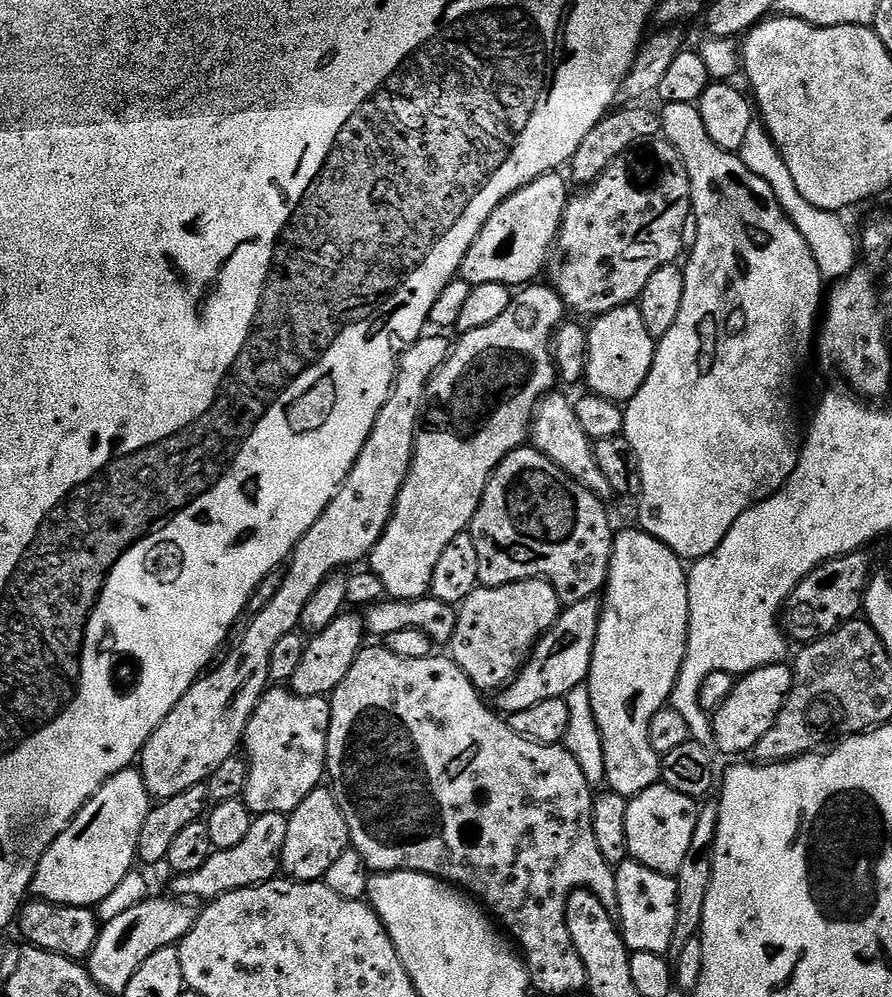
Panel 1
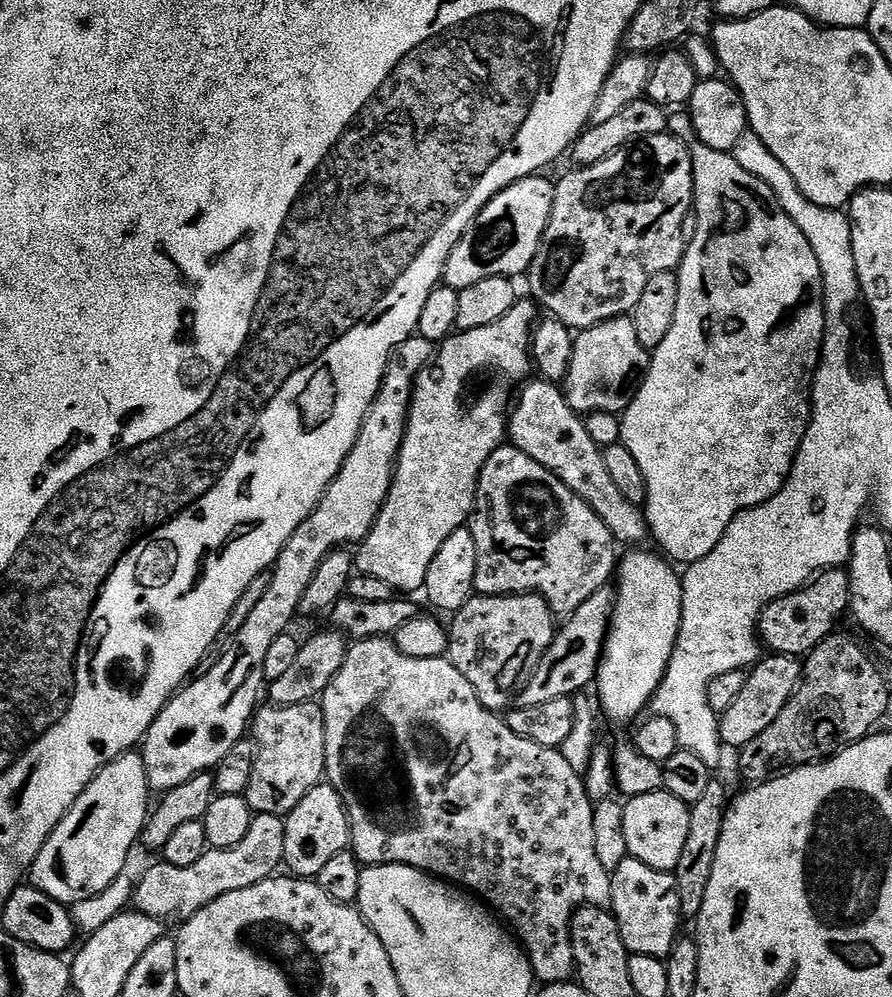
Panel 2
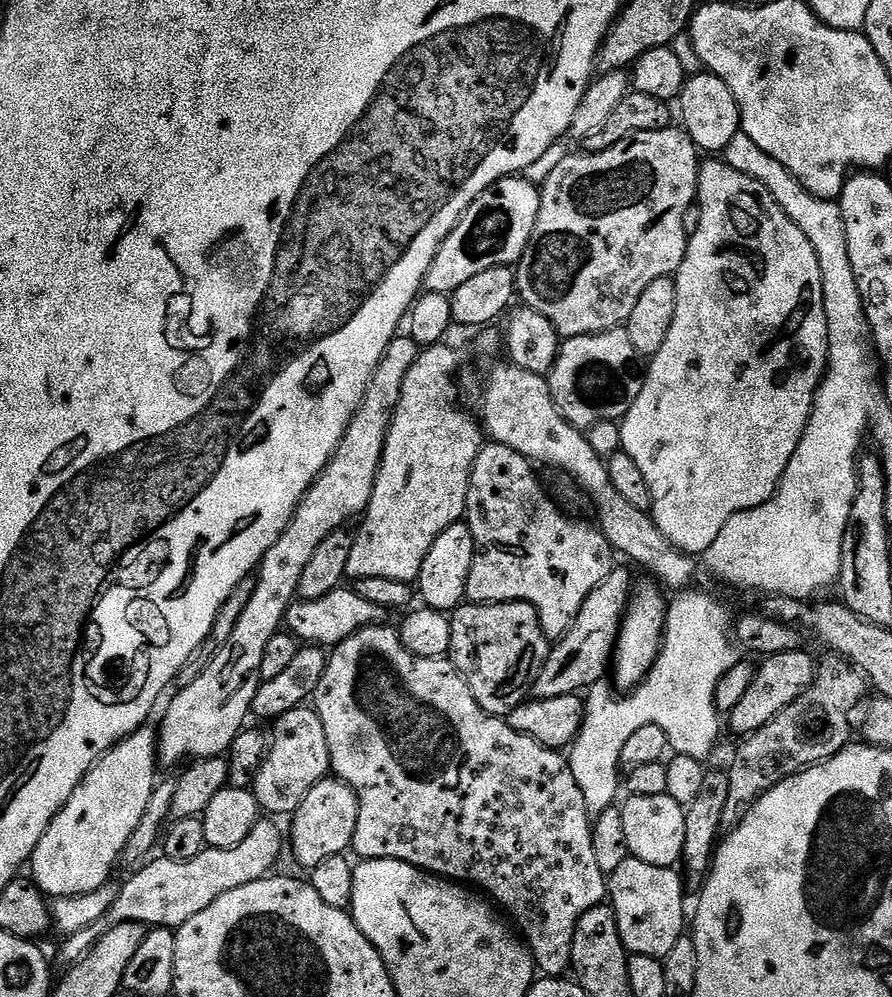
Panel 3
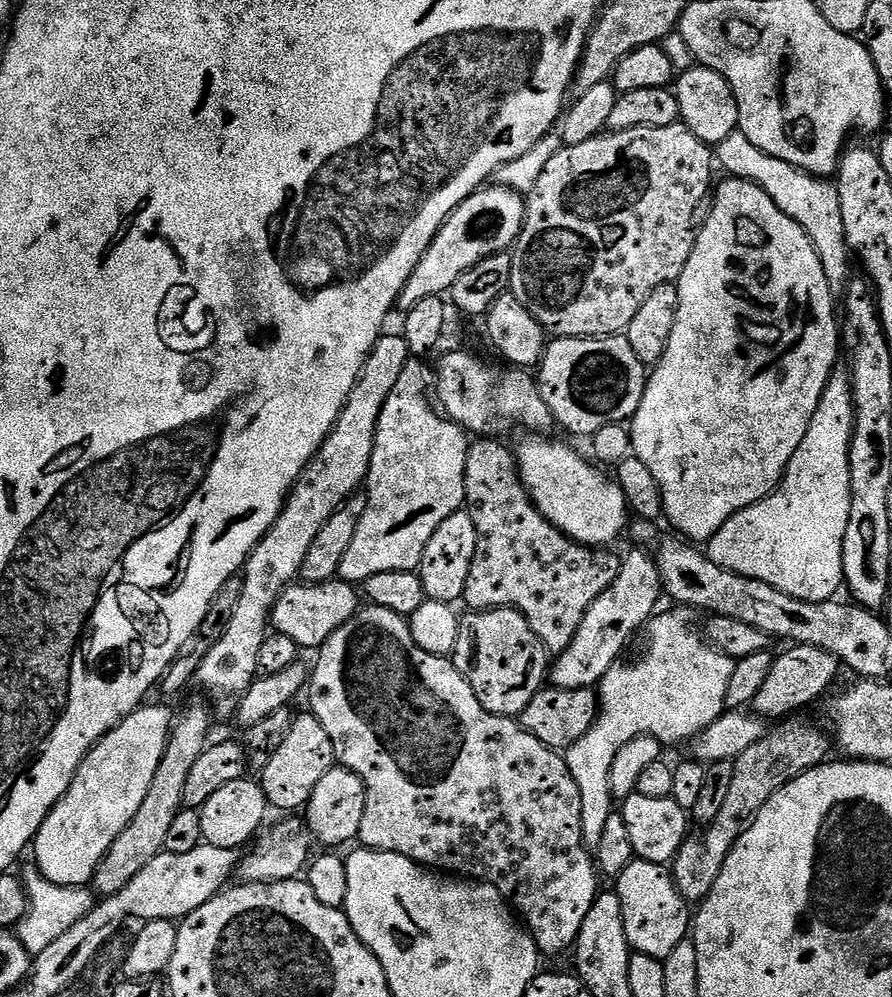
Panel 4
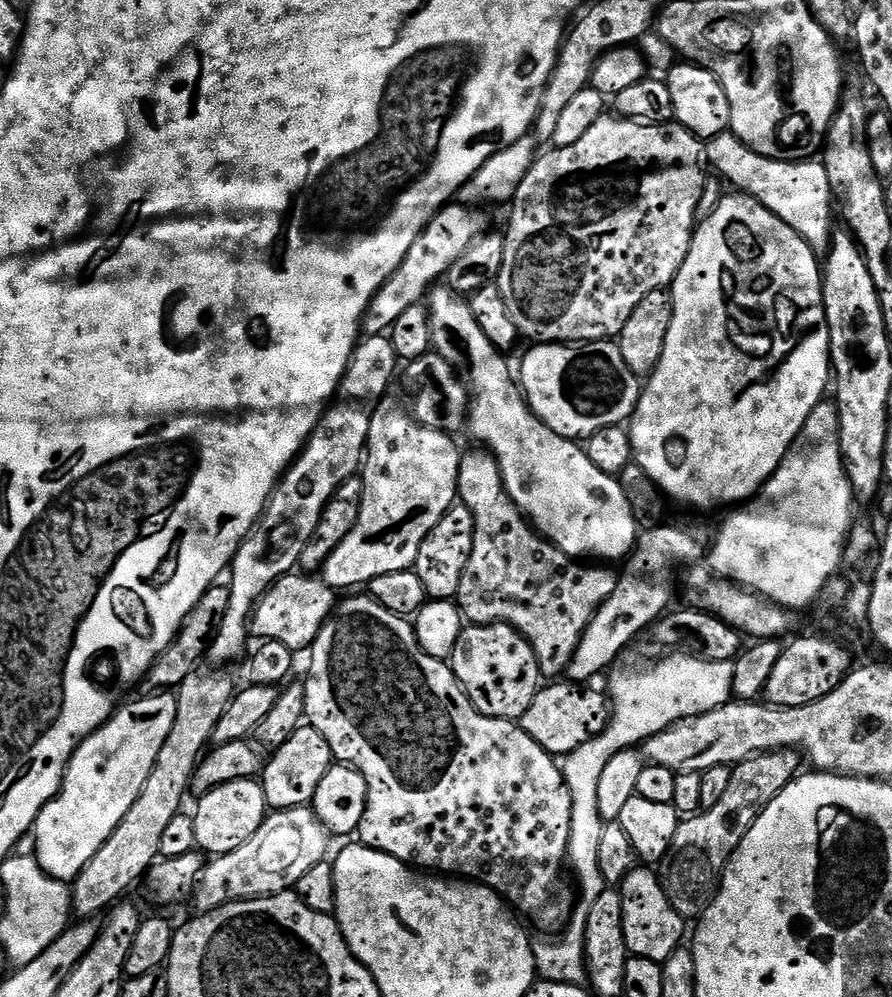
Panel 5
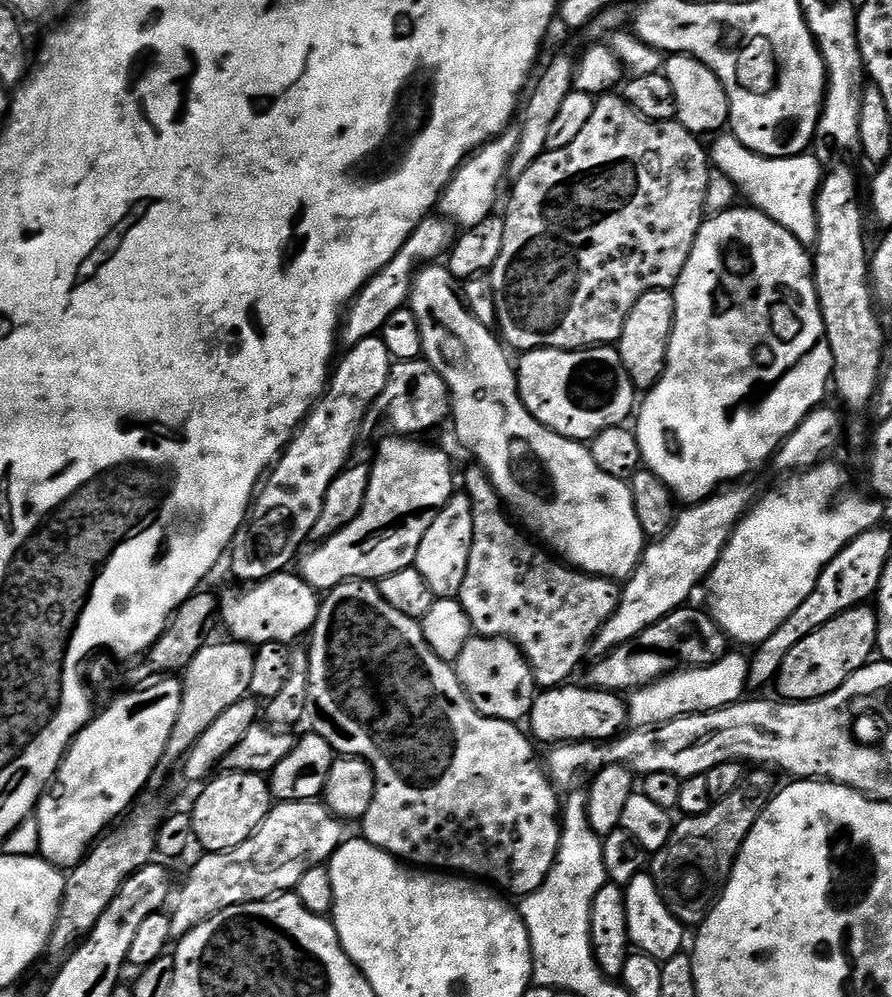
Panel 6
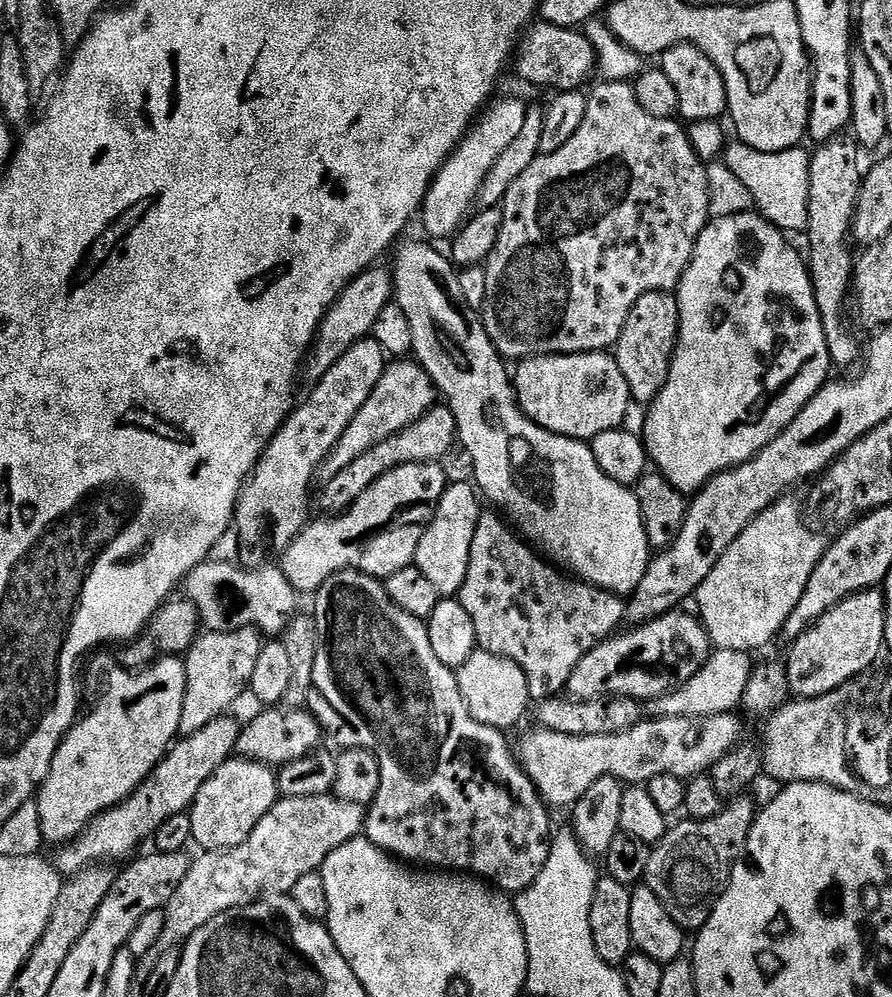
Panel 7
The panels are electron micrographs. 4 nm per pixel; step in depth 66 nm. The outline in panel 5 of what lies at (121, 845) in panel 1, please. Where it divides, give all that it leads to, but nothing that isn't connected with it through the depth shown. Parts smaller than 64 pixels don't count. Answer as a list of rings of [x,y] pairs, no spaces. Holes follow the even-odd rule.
[[[171,691],[144,695],[148,696],[121,708],[119,705],[97,732],[80,743],[70,758],[60,793],[38,814],[34,855],[47,876],[65,882],[75,880],[86,862],[106,846],[106,838],[118,830],[118,822],[126,818],[130,806],[138,802],[176,713],[176,698]]]

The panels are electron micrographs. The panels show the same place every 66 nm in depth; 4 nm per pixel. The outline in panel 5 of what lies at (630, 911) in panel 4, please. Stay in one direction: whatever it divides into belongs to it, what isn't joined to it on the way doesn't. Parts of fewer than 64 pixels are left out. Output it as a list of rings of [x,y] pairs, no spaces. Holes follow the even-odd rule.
[[[637,866],[618,886],[622,898],[626,946],[633,956],[650,958],[654,962],[663,964],[670,958],[670,954],[674,954],[676,948],[685,943],[686,920],[674,910],[674,906],[670,906],[670,898],[666,894],[664,885],[660,883],[659,875],[648,868],[651,867]]]

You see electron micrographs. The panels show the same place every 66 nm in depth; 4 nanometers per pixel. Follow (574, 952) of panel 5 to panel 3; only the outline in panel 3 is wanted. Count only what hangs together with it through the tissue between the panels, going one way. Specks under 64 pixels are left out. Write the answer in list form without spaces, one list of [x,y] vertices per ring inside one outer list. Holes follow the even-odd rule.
[[[680,590],[673,595],[676,597],[671,597],[664,627],[664,645],[660,648],[650,674],[644,677],[638,687],[631,689],[627,694],[621,694],[614,687],[613,681],[605,678],[587,689],[584,721],[575,742],[570,746],[570,763],[574,782],[578,782],[582,798],[586,798],[586,806],[593,817],[601,816],[607,808],[617,803],[616,796],[612,793],[612,783],[615,782],[616,772],[618,773],[620,768],[622,746],[626,746],[630,734],[642,730],[642,726],[662,726],[662,730],[666,730],[669,749],[678,756],[689,756],[701,762],[708,762],[716,748],[722,720],[716,710],[714,694],[722,674],[726,674],[726,670],[730,670],[730,666],[734,666],[738,659],[738,648],[734,643],[734,616],[732,618],[722,601],[696,591]]]

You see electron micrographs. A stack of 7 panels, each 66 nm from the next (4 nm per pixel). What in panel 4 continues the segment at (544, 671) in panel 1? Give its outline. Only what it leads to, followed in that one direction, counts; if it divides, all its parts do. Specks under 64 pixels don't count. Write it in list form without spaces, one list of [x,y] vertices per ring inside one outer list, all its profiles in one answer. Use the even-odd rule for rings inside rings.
[[[636,551],[640,552],[632,552],[621,559],[618,578],[594,598],[590,610],[586,610],[586,618],[582,618],[582,626],[578,626],[578,634],[574,634],[574,642],[555,657],[550,668],[551,687],[566,690],[596,688],[606,670],[621,659],[620,651],[627,646],[628,639],[653,619],[656,603],[662,600],[660,575],[655,559],[644,553],[647,551]]]

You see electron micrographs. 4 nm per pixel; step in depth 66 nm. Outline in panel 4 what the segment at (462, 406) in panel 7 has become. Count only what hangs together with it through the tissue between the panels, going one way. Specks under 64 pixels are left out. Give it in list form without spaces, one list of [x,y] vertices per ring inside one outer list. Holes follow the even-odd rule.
[[[532,434],[520,445],[515,445],[514,455],[518,465],[518,475],[524,484],[524,489],[528,491],[528,496],[532,500],[533,506],[549,520],[560,532],[566,533],[571,540],[578,544],[587,544],[588,547],[597,550],[605,546],[612,546],[620,535],[625,535],[626,525],[630,520],[630,509],[628,503],[624,501],[624,495],[620,485],[615,479],[599,476],[587,459],[583,460],[572,448],[567,448],[564,444],[555,444],[552,440],[540,440],[539,435]]]

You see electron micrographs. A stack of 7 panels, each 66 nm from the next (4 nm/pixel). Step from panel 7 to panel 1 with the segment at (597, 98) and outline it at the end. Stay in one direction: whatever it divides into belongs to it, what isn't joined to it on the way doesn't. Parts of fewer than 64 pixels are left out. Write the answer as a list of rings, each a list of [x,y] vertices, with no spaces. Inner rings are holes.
[[[653,138],[614,158],[598,179],[577,192],[580,193],[569,199],[560,223],[560,233],[552,245],[546,265],[546,280],[562,298],[569,313],[595,318],[624,304],[639,301],[650,274],[654,274],[658,266],[674,264],[681,259],[685,251],[682,226],[687,216],[692,214],[692,191],[678,150],[669,140]]]

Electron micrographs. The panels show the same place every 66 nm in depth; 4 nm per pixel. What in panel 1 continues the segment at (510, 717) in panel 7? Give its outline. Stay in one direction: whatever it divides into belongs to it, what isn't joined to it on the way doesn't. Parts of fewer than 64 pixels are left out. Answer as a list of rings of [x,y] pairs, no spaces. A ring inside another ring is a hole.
[[[519,580],[506,586],[477,586],[458,605],[450,659],[481,693],[495,693],[512,683],[536,643],[556,624],[562,605],[549,580]]]

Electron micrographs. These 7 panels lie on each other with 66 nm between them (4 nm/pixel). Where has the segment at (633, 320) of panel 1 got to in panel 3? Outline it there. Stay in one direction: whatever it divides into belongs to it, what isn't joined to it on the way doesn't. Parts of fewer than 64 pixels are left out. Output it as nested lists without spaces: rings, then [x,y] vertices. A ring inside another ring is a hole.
[[[623,327],[612,328],[608,332],[595,332],[592,336],[570,336],[560,345],[560,353],[554,362],[552,371],[548,373],[548,389],[552,391],[554,402],[560,413],[575,428],[587,430],[598,422],[623,420],[624,415],[634,406],[638,394],[644,385],[642,368],[639,368],[638,357],[634,350],[634,342]]]

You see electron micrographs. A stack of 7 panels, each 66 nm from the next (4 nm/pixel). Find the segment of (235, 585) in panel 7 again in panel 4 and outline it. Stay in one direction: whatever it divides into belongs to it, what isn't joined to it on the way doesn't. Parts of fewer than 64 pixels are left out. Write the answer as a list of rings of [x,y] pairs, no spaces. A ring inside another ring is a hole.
[[[339,578],[330,580],[327,584],[296,582],[285,588],[278,598],[270,624],[275,631],[286,634],[286,638],[294,638],[300,649],[319,650],[326,638],[334,634],[334,630],[341,628],[351,616],[356,615],[361,604],[357,589]]]

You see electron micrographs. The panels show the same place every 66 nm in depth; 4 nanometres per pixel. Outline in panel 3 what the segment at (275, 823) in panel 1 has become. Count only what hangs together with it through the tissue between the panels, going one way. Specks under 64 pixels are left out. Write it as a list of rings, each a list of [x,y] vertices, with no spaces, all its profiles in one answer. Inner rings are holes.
[[[261,818],[256,821],[254,830],[246,834],[243,842],[233,848],[205,847],[196,858],[190,861],[174,861],[167,858],[149,859],[141,863],[140,868],[128,881],[119,887],[114,906],[106,910],[98,922],[86,926],[86,930],[78,930],[78,934],[63,937],[64,945],[60,948],[60,956],[68,966],[79,964],[92,947],[104,937],[114,926],[119,924],[142,924],[159,926],[173,930],[181,928],[194,914],[202,914],[210,902],[222,898],[230,890],[238,890],[238,886],[246,886],[250,882],[258,882],[273,871],[272,868],[286,852],[286,836],[280,833],[277,821],[272,818]]]

